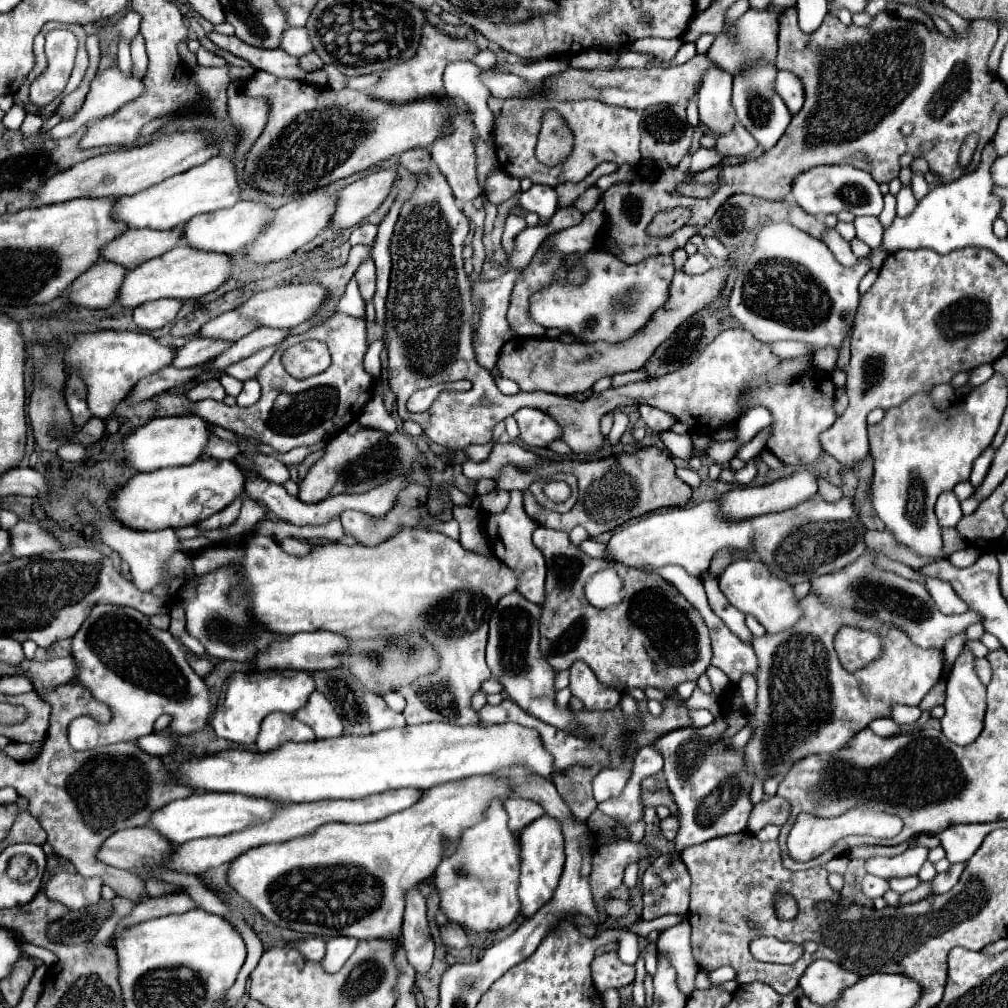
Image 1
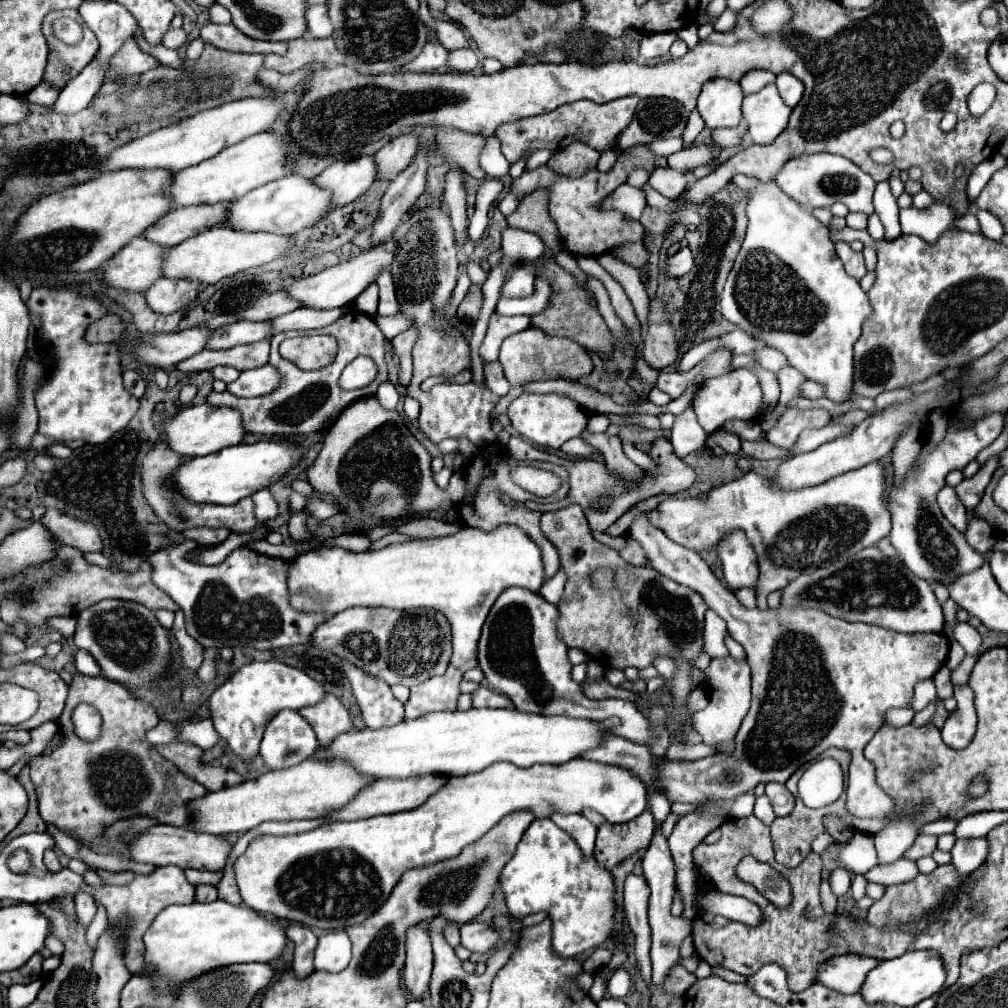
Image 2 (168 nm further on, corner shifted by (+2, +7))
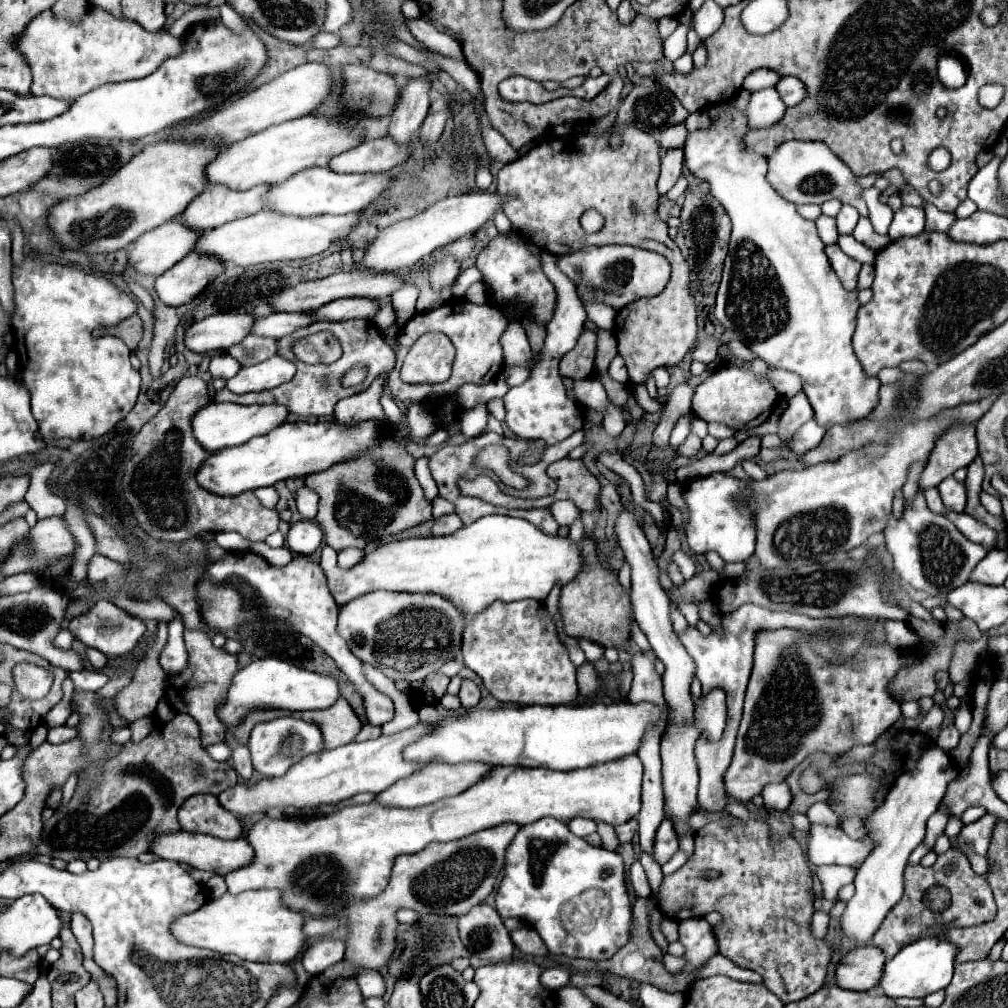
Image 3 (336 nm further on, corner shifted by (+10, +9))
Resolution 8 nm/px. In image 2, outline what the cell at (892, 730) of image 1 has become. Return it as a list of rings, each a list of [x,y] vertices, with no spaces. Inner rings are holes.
[[[907,708],[907,710],[889,710],[887,712],[887,724],[891,726],[903,726],[903,724],[911,724],[915,716],[915,710]]]

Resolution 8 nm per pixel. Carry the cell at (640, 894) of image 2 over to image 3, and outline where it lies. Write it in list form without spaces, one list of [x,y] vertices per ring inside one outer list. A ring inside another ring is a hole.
[[[633,862],[631,870],[629,870],[629,878],[631,878],[631,888],[635,892],[635,898],[649,898],[649,894],[651,894],[649,882],[647,882],[645,870],[639,862]]]

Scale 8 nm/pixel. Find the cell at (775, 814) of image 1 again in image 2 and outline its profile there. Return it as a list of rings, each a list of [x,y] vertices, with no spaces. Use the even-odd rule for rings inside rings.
[[[769,782],[765,794],[769,796],[771,806],[773,806],[773,810],[775,810],[777,816],[787,816],[787,814],[791,814],[793,806],[795,806],[795,798],[793,798],[793,794],[791,794],[785,786],[775,784],[775,782]]]

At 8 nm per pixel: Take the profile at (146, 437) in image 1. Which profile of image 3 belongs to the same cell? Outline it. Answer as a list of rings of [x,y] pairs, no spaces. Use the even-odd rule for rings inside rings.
[[[211,402],[207,406],[203,406],[191,420],[191,428],[193,428],[193,436],[195,440],[207,450],[207,452],[215,452],[227,446],[237,446],[237,444],[245,444],[255,436],[263,436],[267,432],[271,432],[273,428],[281,426],[287,418],[287,408],[279,406],[279,404],[269,404],[269,406],[241,406],[241,404],[227,404],[227,402]]]

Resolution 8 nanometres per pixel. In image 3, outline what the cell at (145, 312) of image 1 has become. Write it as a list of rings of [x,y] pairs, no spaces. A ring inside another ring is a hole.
[[[191,252],[155,280],[155,294],[165,306],[189,304],[223,270],[225,266],[219,260]]]

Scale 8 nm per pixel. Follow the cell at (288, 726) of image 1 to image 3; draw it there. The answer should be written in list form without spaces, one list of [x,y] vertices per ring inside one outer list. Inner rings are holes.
[[[279,716],[275,720],[267,720],[267,722],[259,722],[249,736],[249,750],[251,750],[251,760],[253,760],[253,768],[261,774],[261,776],[283,776],[295,762],[299,762],[303,756],[315,754],[323,750],[323,738],[321,738],[321,730],[311,724],[305,722],[301,718],[295,716]]]

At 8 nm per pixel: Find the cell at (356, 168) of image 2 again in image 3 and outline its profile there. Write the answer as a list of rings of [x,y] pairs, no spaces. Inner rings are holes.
[[[389,136],[377,140],[365,140],[359,146],[335,156],[329,162],[333,172],[387,172],[407,158],[407,146],[395,144]]]

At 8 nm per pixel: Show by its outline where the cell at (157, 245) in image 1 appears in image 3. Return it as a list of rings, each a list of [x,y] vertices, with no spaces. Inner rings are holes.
[[[209,184],[199,196],[195,196],[195,200],[179,214],[177,220],[181,220],[185,228],[199,232],[211,230],[219,224],[251,216],[251,212],[259,212],[263,208],[261,196],[265,190],[265,184],[245,192],[235,192],[221,184]]]

